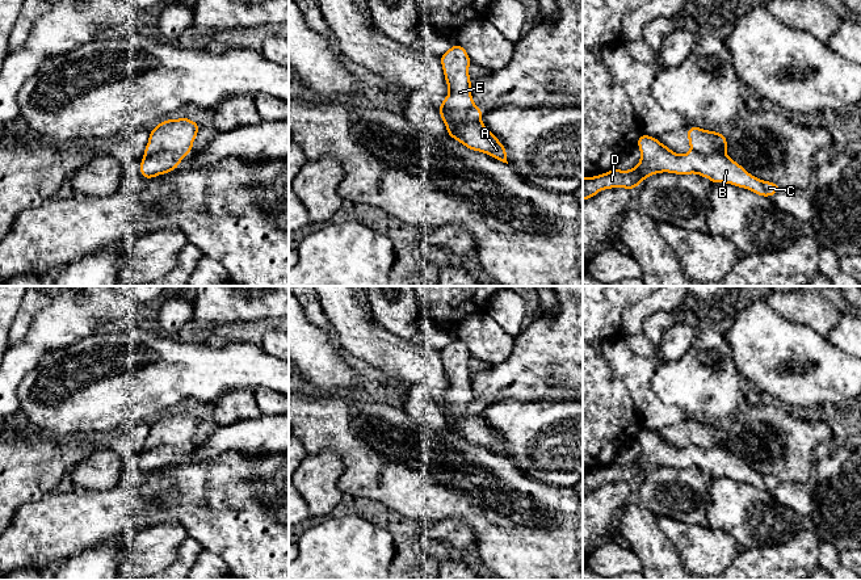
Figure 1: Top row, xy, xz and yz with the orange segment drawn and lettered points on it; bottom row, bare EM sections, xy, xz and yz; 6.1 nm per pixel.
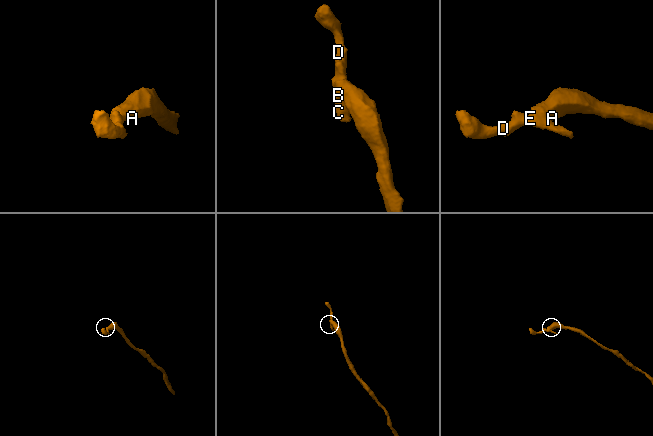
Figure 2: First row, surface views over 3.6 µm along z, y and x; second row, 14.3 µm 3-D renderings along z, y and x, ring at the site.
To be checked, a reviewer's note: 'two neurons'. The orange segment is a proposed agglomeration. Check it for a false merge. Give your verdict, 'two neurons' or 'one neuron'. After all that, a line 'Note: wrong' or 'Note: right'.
two neurons
Note: right

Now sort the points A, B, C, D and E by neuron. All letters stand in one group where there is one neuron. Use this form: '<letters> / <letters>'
A / B C D E

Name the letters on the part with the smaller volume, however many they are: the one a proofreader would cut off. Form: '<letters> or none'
B, C, D, E

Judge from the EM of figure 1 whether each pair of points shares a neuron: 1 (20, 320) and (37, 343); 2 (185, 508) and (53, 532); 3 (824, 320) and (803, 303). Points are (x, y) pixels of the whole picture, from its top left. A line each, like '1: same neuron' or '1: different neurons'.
1: different neurons
2: same neuron
3: same neuron

